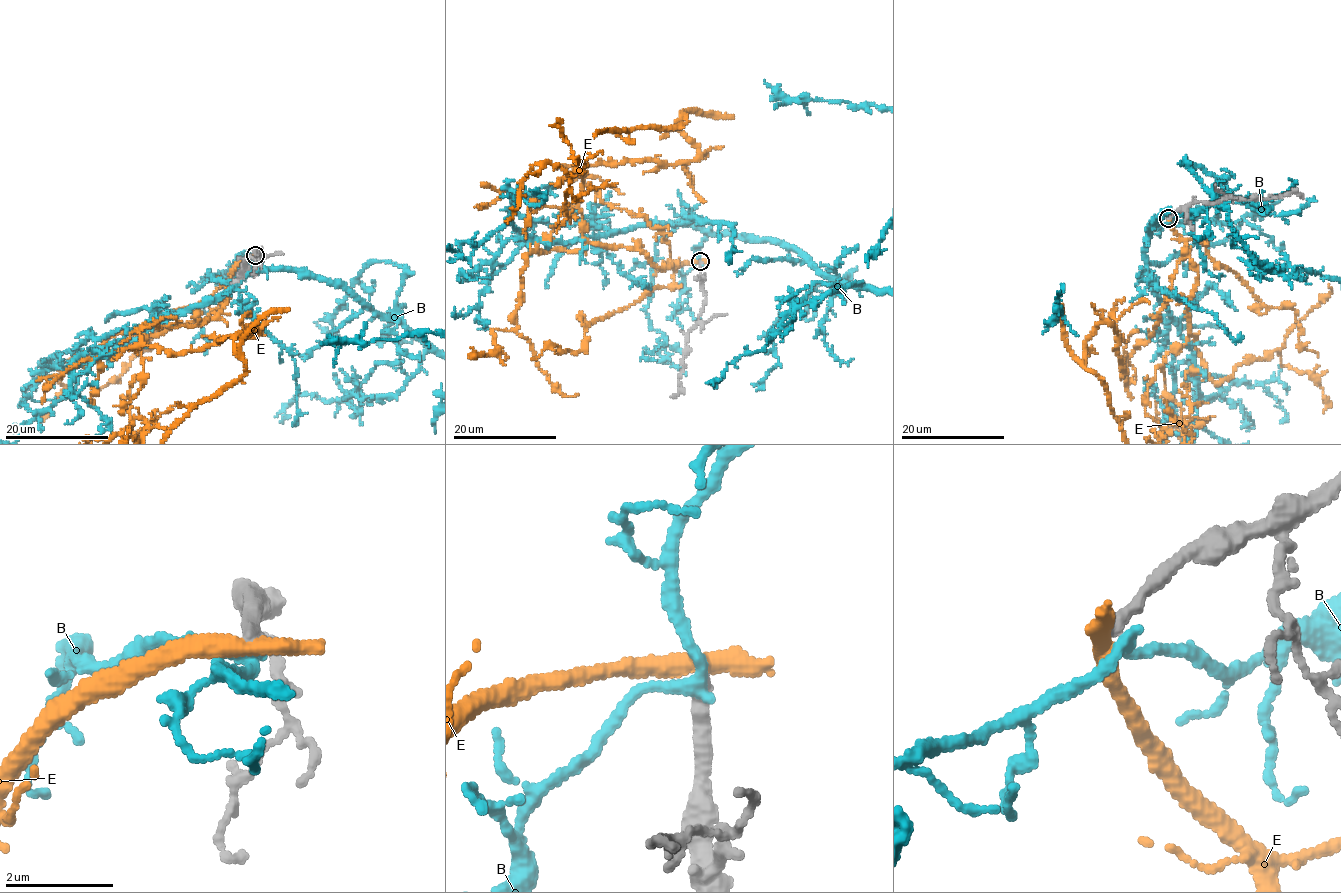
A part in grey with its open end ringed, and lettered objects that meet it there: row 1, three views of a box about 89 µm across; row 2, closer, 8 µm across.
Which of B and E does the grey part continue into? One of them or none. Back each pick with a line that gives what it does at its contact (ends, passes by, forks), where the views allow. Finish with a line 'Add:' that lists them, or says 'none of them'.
Add: none of them

